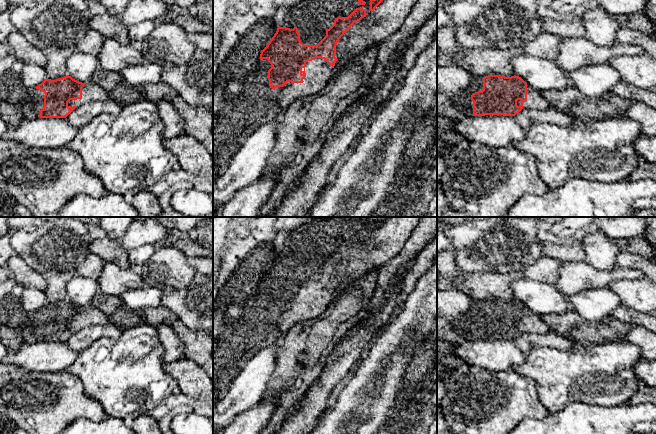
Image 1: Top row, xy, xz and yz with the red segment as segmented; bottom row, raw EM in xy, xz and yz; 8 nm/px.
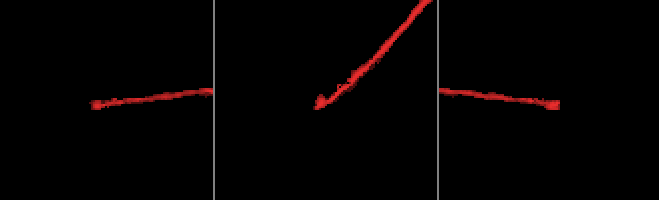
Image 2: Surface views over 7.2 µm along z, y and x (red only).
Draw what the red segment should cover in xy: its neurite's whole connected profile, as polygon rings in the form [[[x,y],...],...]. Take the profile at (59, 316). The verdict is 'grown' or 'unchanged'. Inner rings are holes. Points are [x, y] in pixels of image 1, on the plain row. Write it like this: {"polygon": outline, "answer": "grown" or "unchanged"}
{"polygon": [[[67,299],[56,304],[45,303],[35,312],[30,312],[22,326],[24,343],[66,342],[76,331],[87,326],[102,326],[109,322],[109,317],[100,310],[89,306],[82,307]]], "answer": "grown"}

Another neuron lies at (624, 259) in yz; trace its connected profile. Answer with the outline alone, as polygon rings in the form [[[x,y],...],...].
[[[621,251],[616,258],[617,266],[633,268],[644,273],[644,278],[656,284],[656,262],[639,255]]]

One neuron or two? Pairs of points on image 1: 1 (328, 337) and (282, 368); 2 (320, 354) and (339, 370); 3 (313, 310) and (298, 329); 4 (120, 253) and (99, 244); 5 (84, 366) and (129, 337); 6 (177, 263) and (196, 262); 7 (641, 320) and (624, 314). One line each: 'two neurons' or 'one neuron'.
1: one neuron
2: two neurons
3: two neurons
4: one neuron
5: one neuron
6: two neurons
7: one neuron

